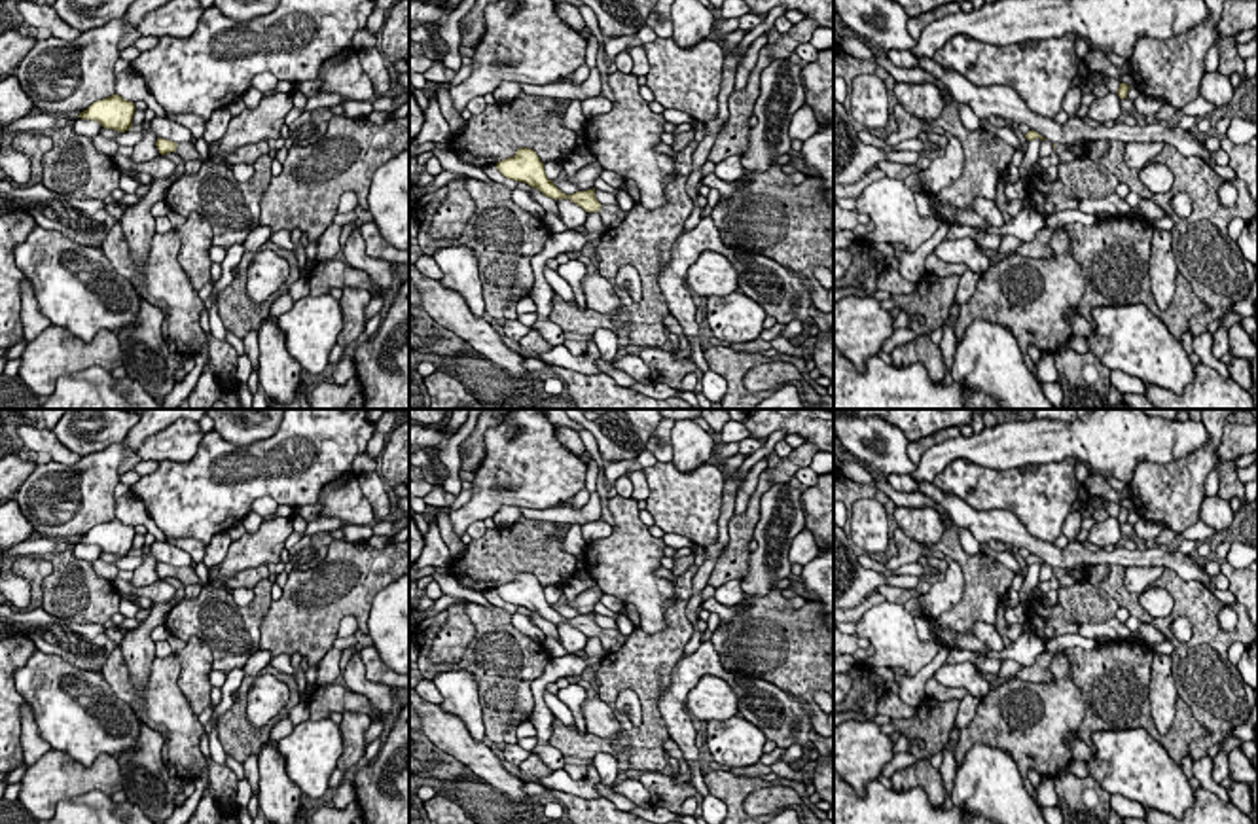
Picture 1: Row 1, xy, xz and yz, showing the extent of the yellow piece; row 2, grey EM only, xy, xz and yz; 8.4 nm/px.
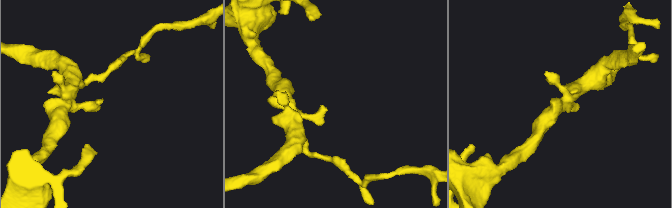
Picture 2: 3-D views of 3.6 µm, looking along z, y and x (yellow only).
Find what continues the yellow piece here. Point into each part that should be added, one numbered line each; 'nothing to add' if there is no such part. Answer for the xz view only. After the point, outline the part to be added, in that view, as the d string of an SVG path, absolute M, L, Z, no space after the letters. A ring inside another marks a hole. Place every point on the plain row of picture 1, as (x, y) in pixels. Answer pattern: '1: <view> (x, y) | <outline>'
1: xz (611, 639) | M602 629L599 638L606 654L618 652L627 640L620 629Z

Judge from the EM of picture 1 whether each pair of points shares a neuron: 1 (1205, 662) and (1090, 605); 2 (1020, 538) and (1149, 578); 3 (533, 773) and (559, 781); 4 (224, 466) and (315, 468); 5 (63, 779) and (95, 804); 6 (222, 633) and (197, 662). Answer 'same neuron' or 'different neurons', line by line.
1: different neurons
2: different neurons
3: different neurons
4: same neuron
5: different neurons
6: different neurons

